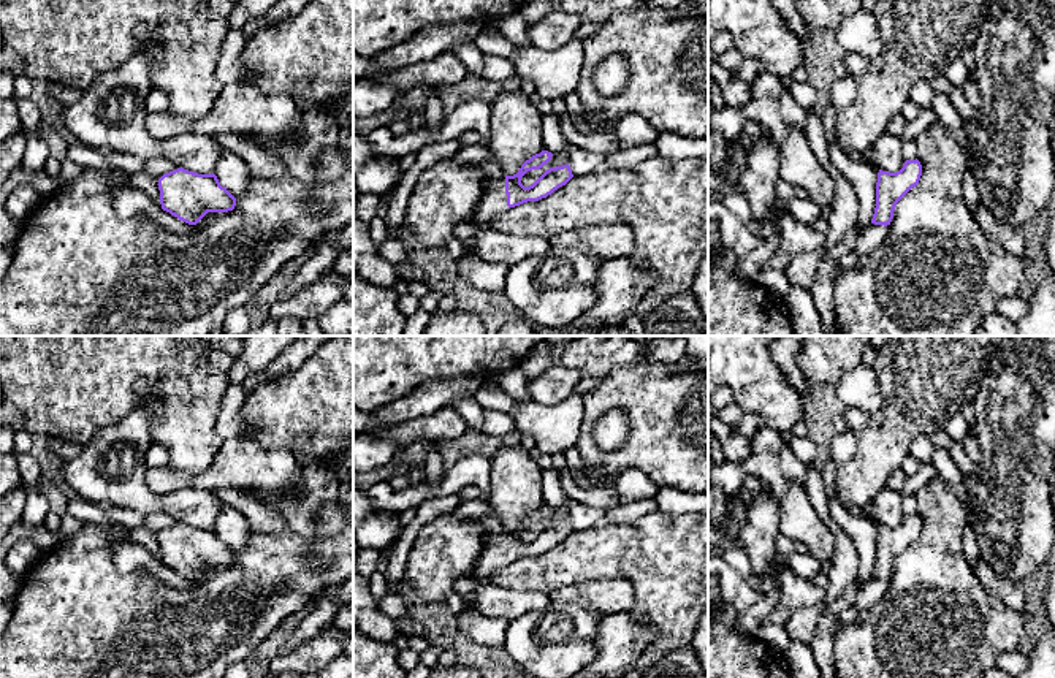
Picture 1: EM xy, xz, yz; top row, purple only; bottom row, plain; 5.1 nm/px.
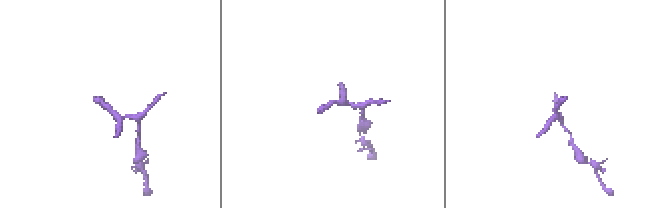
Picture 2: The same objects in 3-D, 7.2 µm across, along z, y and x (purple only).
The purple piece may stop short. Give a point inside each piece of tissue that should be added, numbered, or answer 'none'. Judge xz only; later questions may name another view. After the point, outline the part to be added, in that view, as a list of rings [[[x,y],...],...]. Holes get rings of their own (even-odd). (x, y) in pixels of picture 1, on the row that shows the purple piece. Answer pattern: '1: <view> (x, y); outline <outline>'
1: xz (493, 201); outline [[[480,162],[475,165],[488,174],[485,192],[472,223],[478,230],[489,230],[488,223],[502,211],[507,211],[505,174],[497,171],[493,162]]]

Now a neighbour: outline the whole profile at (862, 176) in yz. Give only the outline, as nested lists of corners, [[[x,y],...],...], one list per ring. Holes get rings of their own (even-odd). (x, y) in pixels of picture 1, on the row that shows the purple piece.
[[[822,103],[821,116],[827,136],[828,157],[835,168],[851,182],[859,196],[857,225],[862,231],[871,223],[876,208],[876,182],[879,170],[871,163],[851,160],[836,143],[835,120],[840,109],[833,105]]]

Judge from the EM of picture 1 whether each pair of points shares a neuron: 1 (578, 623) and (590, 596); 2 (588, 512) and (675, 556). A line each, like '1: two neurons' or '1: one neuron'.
1: two neurons
2: two neurons

